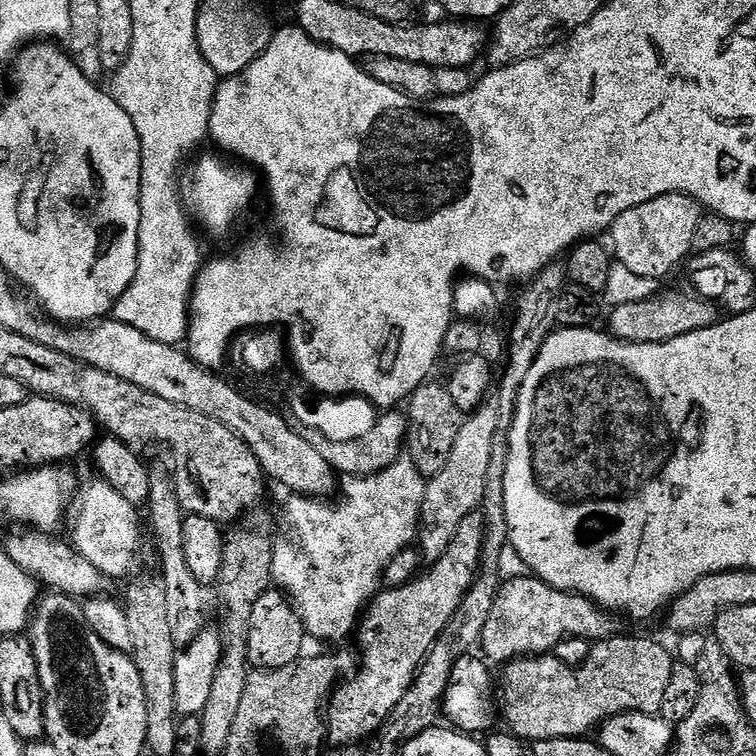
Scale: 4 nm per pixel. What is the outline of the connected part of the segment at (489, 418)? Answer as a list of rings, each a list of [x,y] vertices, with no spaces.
[[[484,402],[471,413],[472,417],[465,419],[458,430],[458,442],[454,442],[454,450],[450,450],[450,462],[442,466],[442,470],[427,481],[423,489],[420,523],[418,533],[418,549],[425,561],[435,562],[450,550],[450,542],[454,542],[454,534],[458,534],[458,526],[462,526],[462,518],[466,514],[477,511],[483,505],[486,490],[486,474],[490,474],[490,458],[494,450],[494,434],[498,430],[500,409],[495,403]]]

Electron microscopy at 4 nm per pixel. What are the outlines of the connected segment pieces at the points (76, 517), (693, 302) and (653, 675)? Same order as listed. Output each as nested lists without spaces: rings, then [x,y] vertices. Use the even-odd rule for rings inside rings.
[[[103,478],[95,479],[84,489],[81,487],[75,497],[74,511],[70,516],[70,543],[78,554],[82,554],[102,574],[108,576],[112,582],[118,582],[123,576],[131,577],[137,571],[136,555],[139,554],[140,543],[144,540],[144,532],[140,529],[140,512],[136,506],[126,502],[114,486]]]
[[[695,291],[668,292],[651,296],[649,300],[639,300],[633,304],[618,304],[611,309],[607,327],[618,340],[634,344],[661,344],[670,338],[690,334],[699,328],[715,324],[721,319],[722,312],[713,301],[707,300]],[[612,327],[612,328],[611,328]]]
[[[613,634],[607,640],[597,640],[592,644],[592,652],[586,658],[586,662],[582,662],[576,668],[574,666],[566,666],[566,662],[562,662],[554,654],[545,654],[543,656],[521,656],[519,660],[513,660],[503,669],[504,672],[504,712],[502,708],[502,720],[508,723],[507,731],[515,737],[519,737],[524,742],[535,742],[537,740],[549,740],[550,738],[558,738],[559,736],[574,736],[577,738],[587,737],[589,734],[595,733],[600,725],[610,716],[617,716],[623,712],[651,712],[659,713],[662,706],[662,700],[665,697],[666,686],[669,685],[672,667],[674,665],[673,653],[667,652],[662,645],[656,640],[647,640],[644,636],[620,636],[621,634]]]

